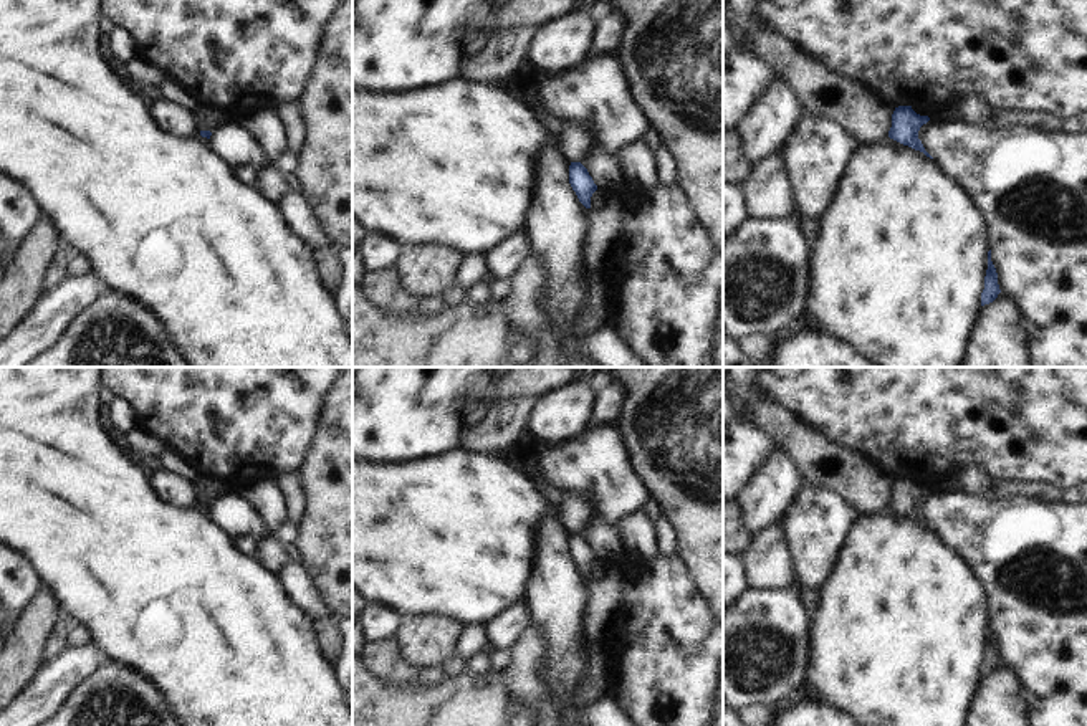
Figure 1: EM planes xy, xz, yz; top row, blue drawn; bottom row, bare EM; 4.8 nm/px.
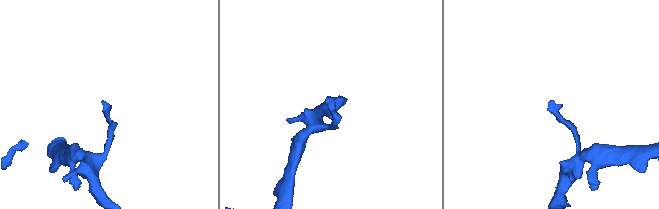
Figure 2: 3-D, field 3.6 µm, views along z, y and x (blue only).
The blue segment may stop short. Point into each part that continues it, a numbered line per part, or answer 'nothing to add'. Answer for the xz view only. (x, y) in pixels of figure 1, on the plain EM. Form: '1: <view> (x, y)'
nothing to add

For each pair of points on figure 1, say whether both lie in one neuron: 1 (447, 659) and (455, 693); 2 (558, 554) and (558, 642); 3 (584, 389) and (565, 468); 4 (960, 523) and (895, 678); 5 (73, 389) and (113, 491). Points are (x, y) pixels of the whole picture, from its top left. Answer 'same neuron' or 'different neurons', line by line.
1: different neurons
2: same neuron
3: different neurons
4: different neurons
5: same neuron

